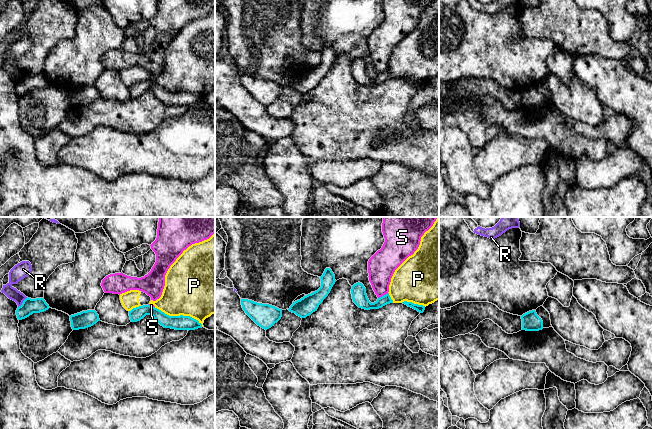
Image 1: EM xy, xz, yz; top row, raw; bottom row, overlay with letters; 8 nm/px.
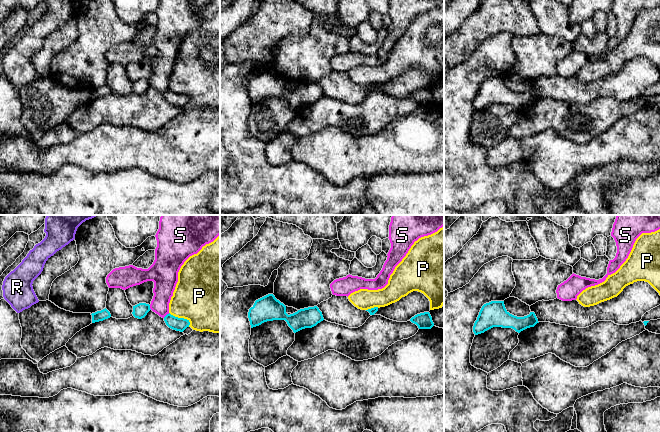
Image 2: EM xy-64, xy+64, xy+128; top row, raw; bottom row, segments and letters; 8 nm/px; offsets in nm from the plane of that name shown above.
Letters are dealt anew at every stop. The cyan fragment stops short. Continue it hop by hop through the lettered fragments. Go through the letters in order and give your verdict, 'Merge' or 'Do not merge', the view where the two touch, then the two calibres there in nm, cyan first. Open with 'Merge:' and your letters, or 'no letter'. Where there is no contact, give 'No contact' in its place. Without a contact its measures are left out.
Merge: no letter
P: Do not merge. Touches cyan in xy. Thickness 120 nm (cyan) against 460 nm
R: Do not merge. Touches cyan in xy. Thickness 130 nm (cyan) against 120 nm
S: Do not merge. Touches cyan in xz. Thickness 120 nm (cyan) against 220 nm

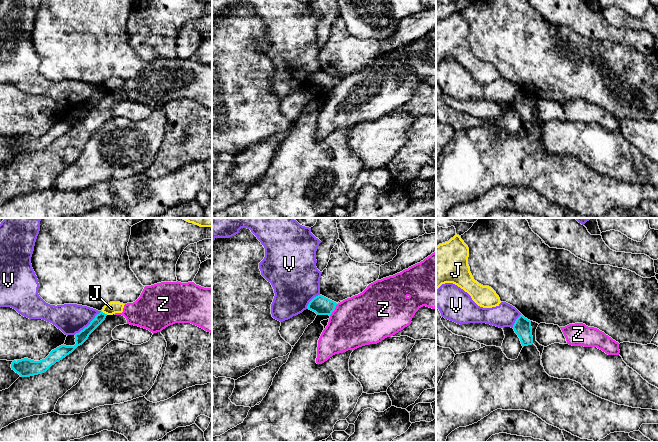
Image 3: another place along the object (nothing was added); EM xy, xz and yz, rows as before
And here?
Merge: no letter
J: Do not merge. Touches cyan in xy. Thickness 90 nm (cyan) against 100 nm
V: Do not merge. Touches cyan in xy. Thickness 90 nm (cyan) against 240 nm
Z: Do not merge. Touches cyan in xz. Thickness 150 nm (cyan) against 400 nm

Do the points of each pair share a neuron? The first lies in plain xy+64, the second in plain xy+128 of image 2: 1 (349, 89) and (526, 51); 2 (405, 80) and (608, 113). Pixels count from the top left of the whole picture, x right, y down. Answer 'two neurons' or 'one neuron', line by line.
1: two neurons
2: two neurons

